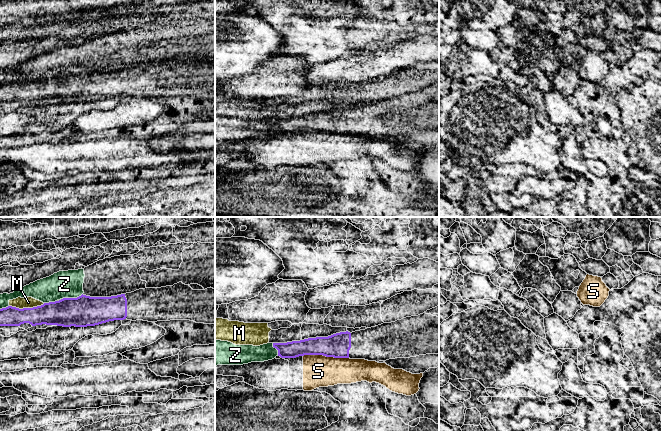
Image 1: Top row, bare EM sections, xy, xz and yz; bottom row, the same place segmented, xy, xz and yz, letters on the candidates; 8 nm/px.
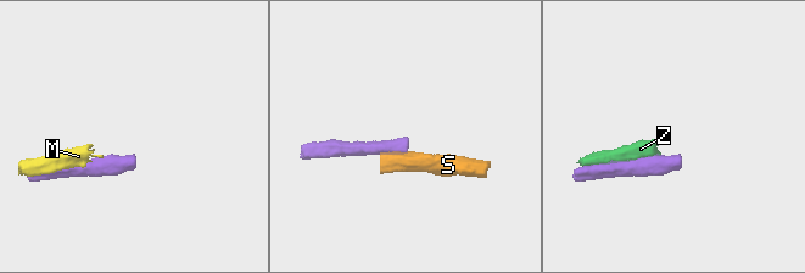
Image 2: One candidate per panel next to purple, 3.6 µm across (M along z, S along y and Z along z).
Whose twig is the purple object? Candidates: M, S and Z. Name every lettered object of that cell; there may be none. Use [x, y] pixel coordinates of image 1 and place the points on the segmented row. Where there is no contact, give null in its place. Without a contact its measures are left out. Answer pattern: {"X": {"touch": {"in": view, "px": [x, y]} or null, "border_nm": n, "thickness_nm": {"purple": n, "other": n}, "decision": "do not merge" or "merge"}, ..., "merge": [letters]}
{"M": {"touch": {"in": "xy", "px": [26, 308]}, "border_nm": 280, "thickness_nm": {"purple": 190, "other": 90}, "decision": "do not merge"}, "S": {"touch": {"in": "xz", "px": [326, 356]}, "border_nm": 360, "thickness_nm": {"purple": 190, "other": 260}, "decision": "do not merge"}, "Z": {"touch": {"in": "xy", "px": [71, 298]}, "border_nm": 180, "thickness_nm": {"purple": 240, "other": 220}, "decision": "do not merge"}, "merge": []}

